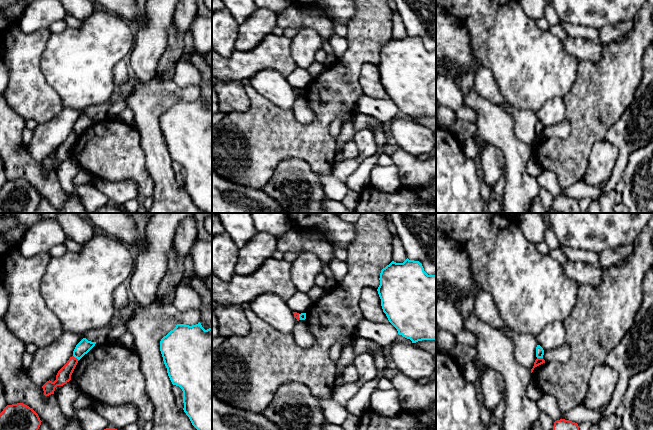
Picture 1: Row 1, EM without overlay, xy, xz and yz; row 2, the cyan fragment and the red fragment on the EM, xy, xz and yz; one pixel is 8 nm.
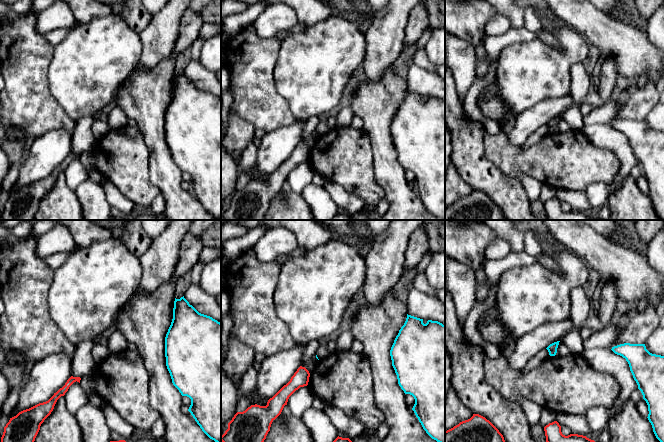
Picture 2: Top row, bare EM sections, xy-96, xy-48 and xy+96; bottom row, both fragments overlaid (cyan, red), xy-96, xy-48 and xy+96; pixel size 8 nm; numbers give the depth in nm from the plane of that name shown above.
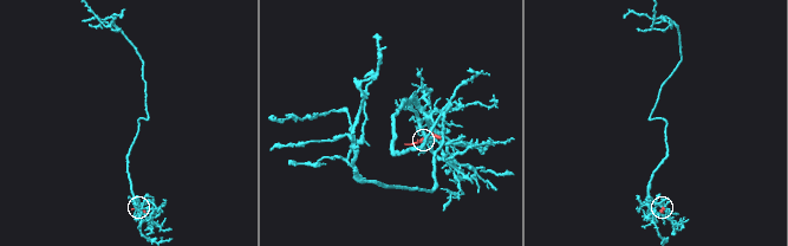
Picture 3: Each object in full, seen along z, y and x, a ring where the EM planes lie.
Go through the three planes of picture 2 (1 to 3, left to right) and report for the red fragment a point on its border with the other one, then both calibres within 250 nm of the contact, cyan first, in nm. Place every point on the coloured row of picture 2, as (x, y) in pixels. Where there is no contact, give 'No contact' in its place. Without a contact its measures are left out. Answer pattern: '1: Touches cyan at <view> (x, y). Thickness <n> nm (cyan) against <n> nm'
1: No contact
2: No contact
3: No contact

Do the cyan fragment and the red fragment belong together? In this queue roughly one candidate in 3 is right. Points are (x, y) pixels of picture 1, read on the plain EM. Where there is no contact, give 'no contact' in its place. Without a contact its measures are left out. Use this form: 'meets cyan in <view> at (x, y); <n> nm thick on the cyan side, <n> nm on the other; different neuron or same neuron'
meets cyan in xy at (76, 133); 110 nm thick on the cyan side, 120 nm on the other; different neuron

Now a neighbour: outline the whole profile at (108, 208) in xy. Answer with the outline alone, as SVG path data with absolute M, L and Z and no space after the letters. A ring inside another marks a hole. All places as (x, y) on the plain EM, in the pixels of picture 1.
M106 204L101 208L98 208L93 213L128 213L123 207L119 207L115 204Z

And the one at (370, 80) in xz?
M365 63L361 69L360 85L364 95L373 99L388 99L389 96L383 88L381 75L377 65Z

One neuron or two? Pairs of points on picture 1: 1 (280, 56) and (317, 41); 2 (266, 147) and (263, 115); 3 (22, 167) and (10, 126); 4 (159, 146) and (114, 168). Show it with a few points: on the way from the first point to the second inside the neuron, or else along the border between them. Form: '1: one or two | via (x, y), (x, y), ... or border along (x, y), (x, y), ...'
1: two | border along (290, 39), (290, 55), (297, 66)
2: one | via (264, 139), (264, 123)
3: one | via (15, 157), (10, 147), (10, 136)
4: two | border along (137, 131), (144, 155), (145, 168), (151, 176)

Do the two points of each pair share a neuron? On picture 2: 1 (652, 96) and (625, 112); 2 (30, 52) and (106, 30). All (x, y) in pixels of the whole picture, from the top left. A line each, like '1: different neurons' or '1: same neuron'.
1: same neuron
2: different neurons

